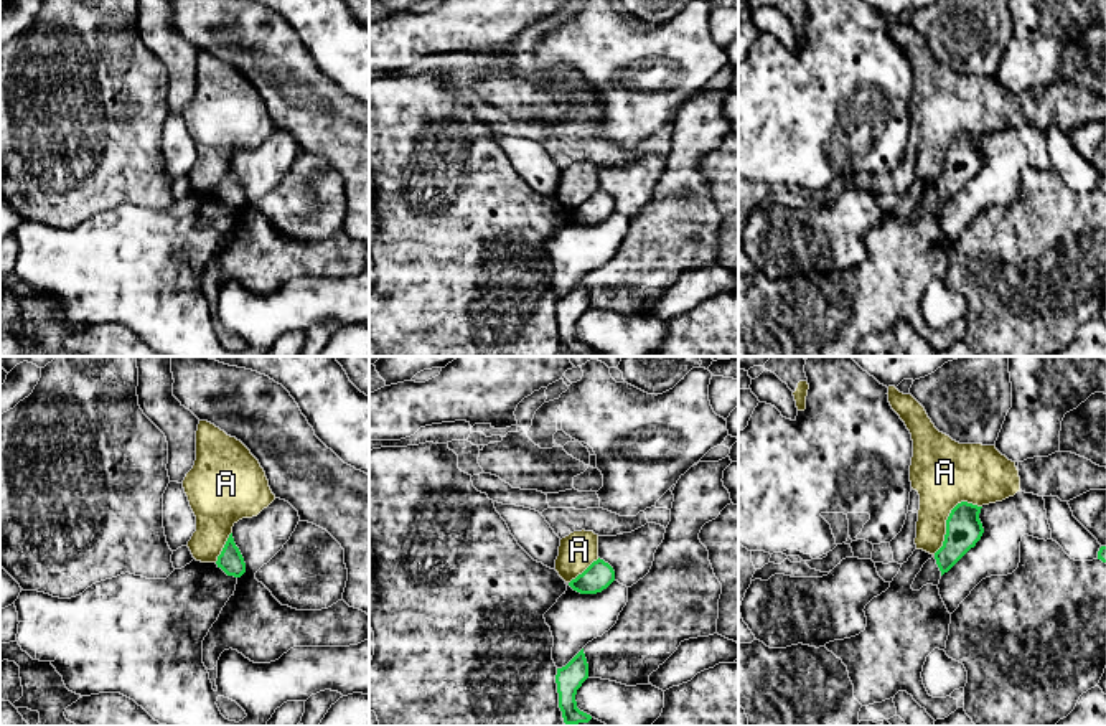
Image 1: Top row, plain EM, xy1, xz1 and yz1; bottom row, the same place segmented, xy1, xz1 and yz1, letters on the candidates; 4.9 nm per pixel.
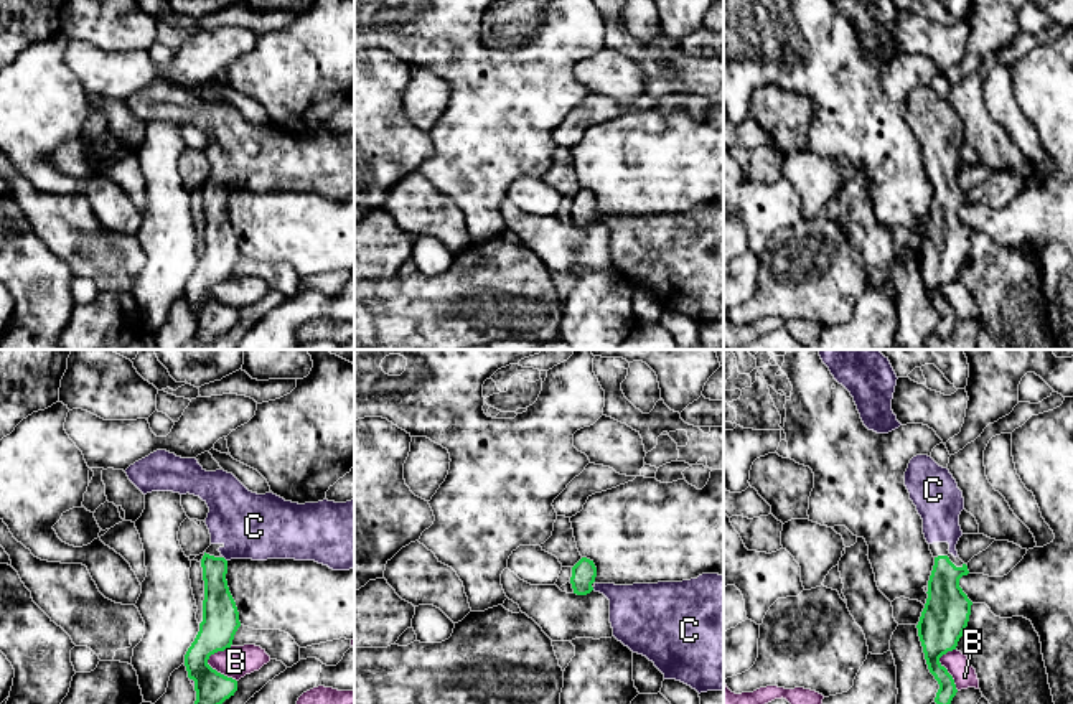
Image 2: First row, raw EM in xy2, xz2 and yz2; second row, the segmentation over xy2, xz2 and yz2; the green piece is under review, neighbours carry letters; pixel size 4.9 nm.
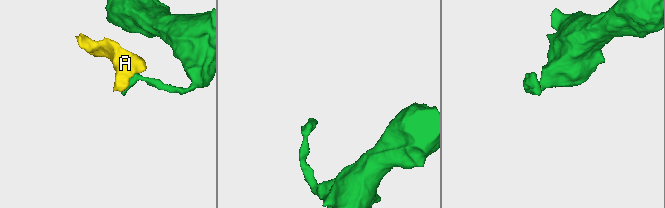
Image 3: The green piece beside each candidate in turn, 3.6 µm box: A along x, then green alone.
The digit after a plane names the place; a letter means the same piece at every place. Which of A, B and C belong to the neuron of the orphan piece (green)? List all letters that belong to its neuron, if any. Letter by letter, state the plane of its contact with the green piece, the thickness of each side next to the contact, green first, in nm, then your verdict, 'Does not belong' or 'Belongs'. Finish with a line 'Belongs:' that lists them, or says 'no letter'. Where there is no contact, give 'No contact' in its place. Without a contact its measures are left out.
A: Touches green in yz1. Thickness 180 nm (green) against 320 nm. Does not belong
B: Touches green in xy2. Thickness 180 nm (green) against 160 nm. Does not belong
C: Touches green in xy2. Thickness 170 nm (green) against 320 nm. Belongs
Belongs: C

